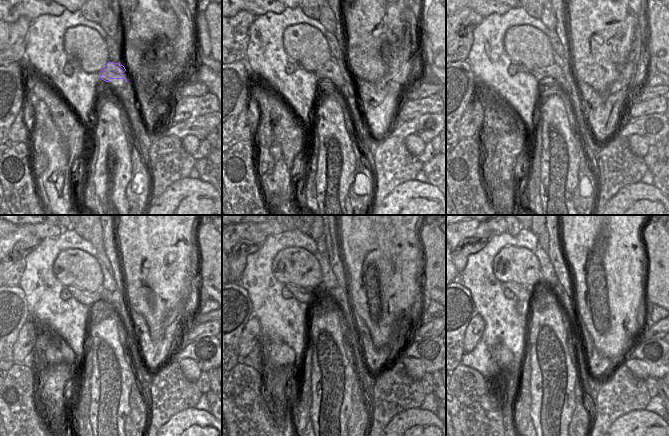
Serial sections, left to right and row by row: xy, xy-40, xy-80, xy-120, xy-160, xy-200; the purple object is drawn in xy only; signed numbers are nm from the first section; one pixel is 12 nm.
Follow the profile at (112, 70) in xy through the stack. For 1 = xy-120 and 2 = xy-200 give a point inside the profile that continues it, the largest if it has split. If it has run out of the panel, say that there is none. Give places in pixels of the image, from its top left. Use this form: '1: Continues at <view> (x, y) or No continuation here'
1: Continues at xy-120 (93, 299)
2: Continues at xy-200 (522, 293)

